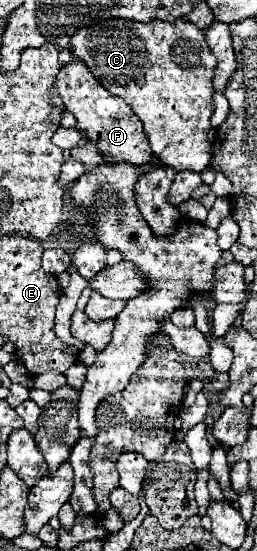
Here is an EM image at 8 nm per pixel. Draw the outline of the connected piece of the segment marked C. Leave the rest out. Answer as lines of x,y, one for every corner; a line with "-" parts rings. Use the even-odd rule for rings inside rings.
114,18
76,30
76,34
70,36
70,52
74,60
80,60
90,68
94,78
112,96
122,98
132,108
132,112
144,124
144,132
150,138
154,154
166,166
176,168
178,172
202,172
208,168
208,162
212,158
212,144
206,140
206,134
210,132
210,116
214,112
212,78
216,68
216,56
208,48
204,34
194,24
184,22
182,18
174,22
152,20
148,24

